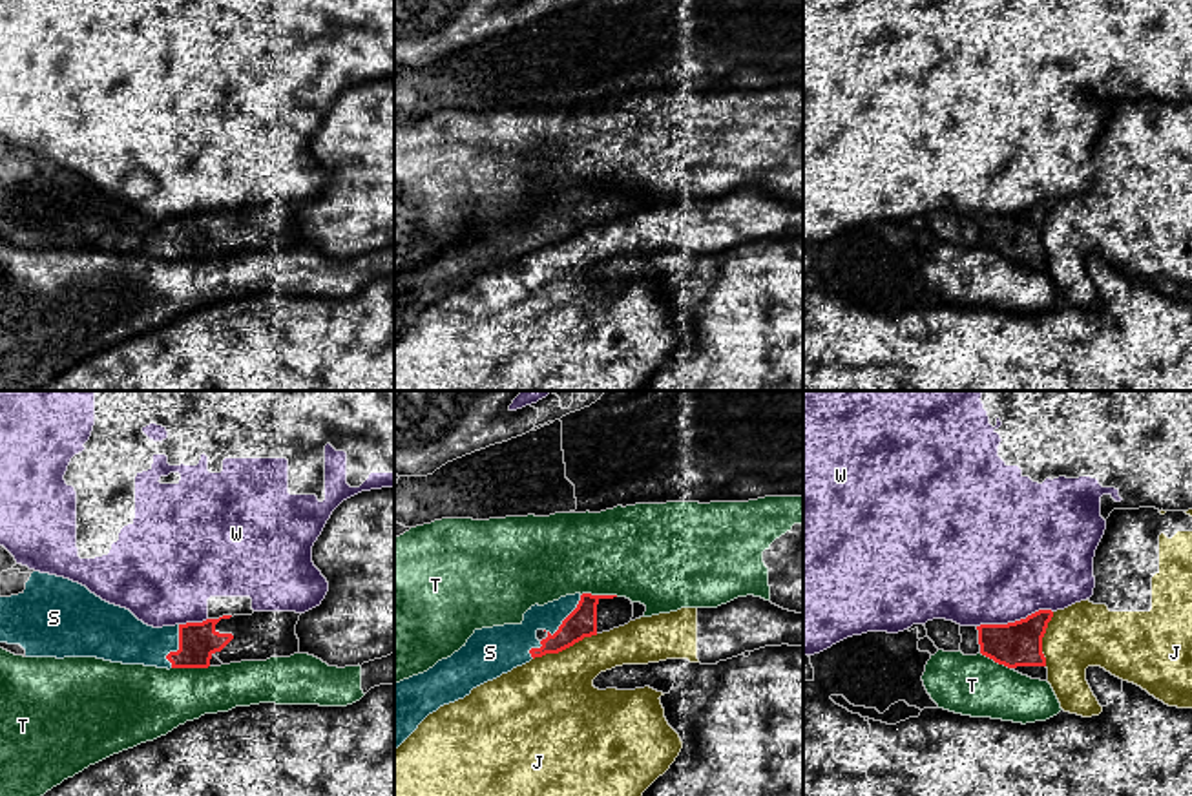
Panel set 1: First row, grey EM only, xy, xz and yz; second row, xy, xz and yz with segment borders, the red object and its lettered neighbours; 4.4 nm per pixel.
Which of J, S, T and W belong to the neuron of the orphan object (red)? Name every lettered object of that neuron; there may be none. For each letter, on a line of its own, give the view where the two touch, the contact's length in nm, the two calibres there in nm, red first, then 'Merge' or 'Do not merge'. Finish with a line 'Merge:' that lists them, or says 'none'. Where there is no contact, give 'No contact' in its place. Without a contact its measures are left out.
J: Touches red in xz. Shared border 300 nm. Thickness 130 nm (red) against 420 nm. Do not merge
S: Touches red in xy. Shared border 200 nm. Thickness 170 nm (red) against 220 nm. Merge
T: Touches red in xy. Shared border 170 nm. Thickness 170 nm (red) against 320 nm. Do not merge
W: Touches red in yz. Shared border 340 nm. Thickness 200 nm (red) against 500 nm. Do not merge
Merge: S

